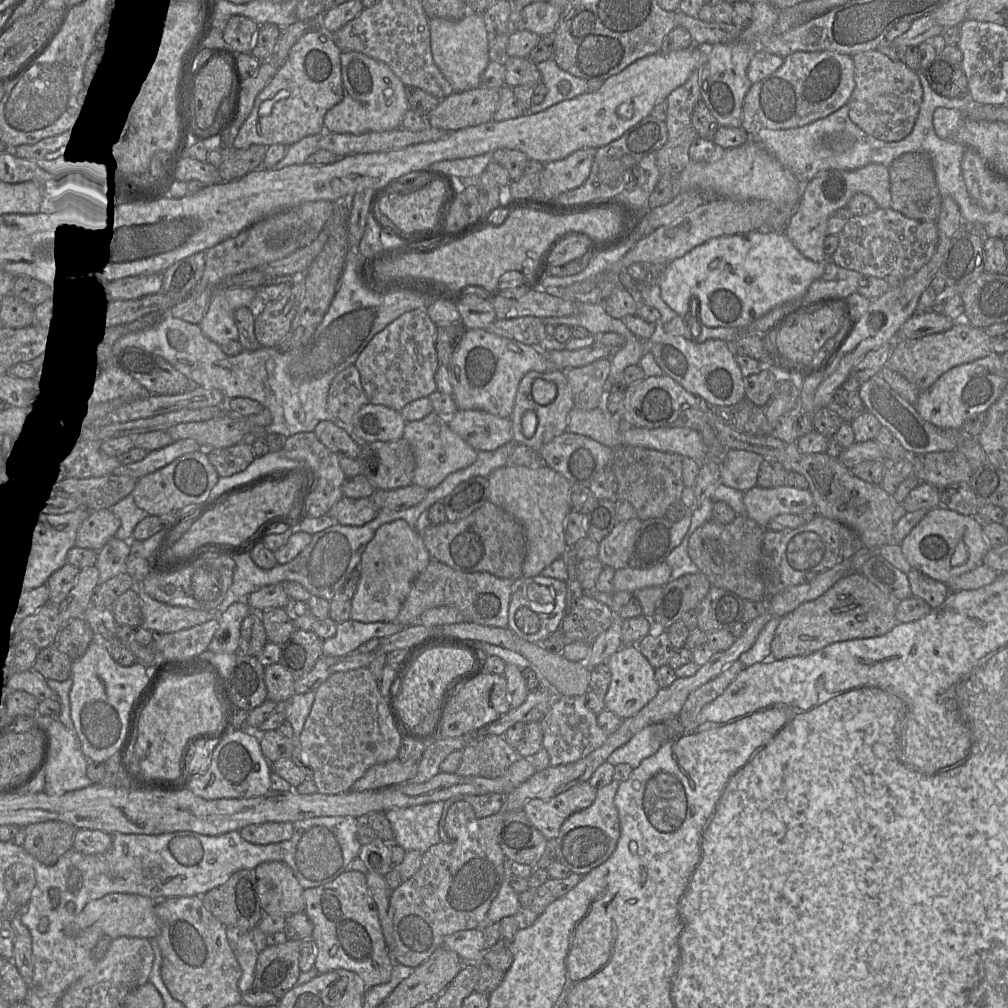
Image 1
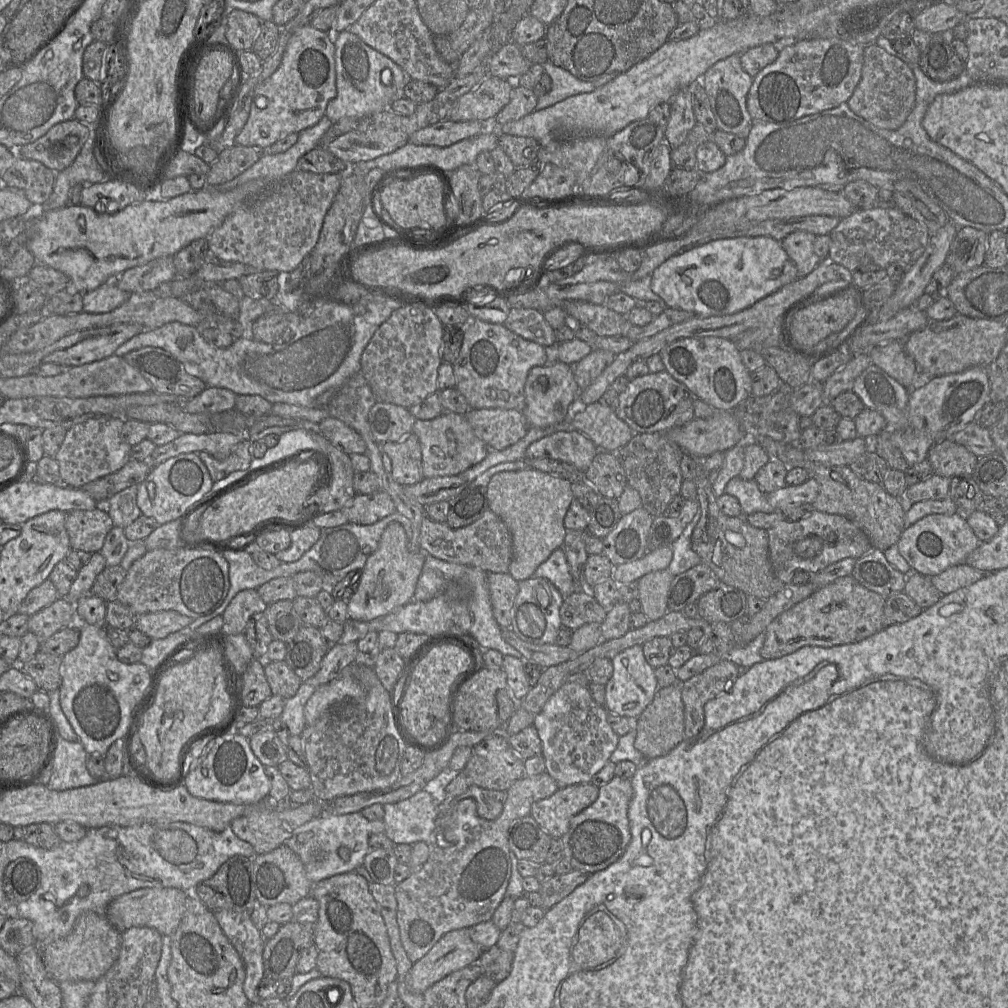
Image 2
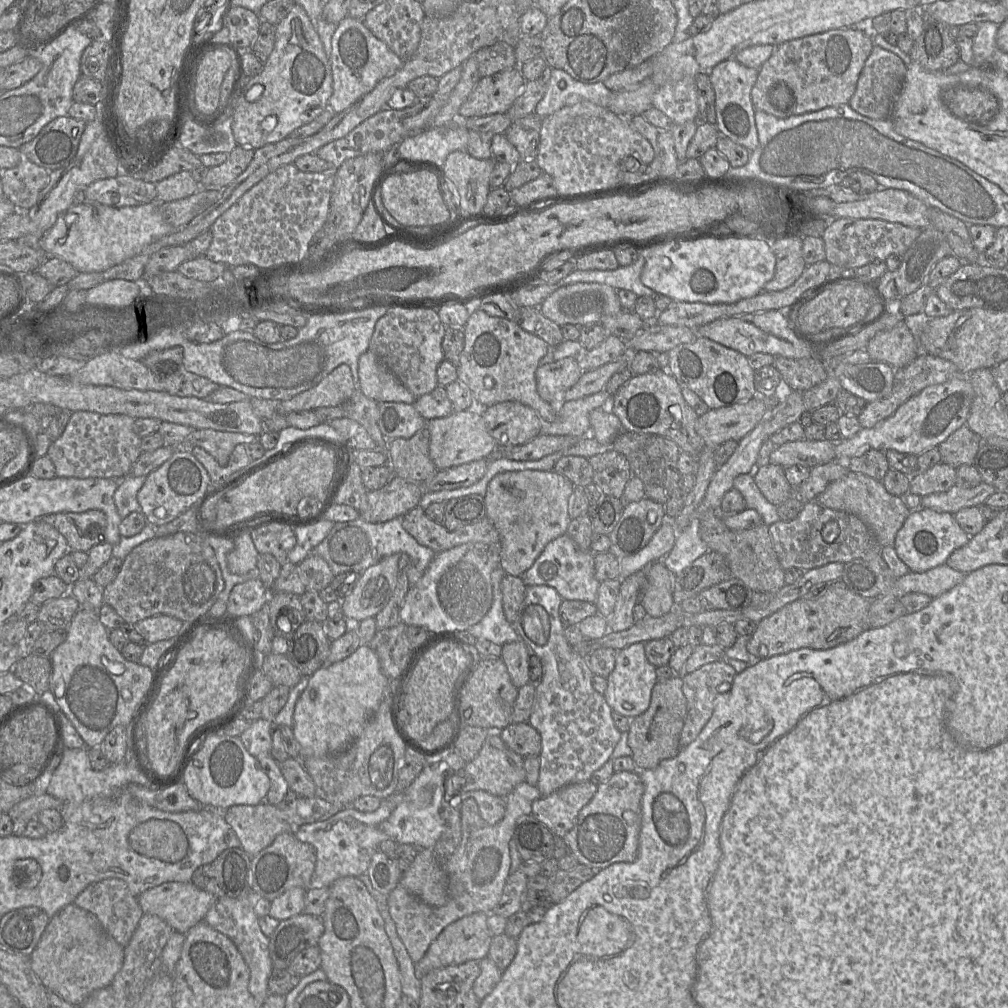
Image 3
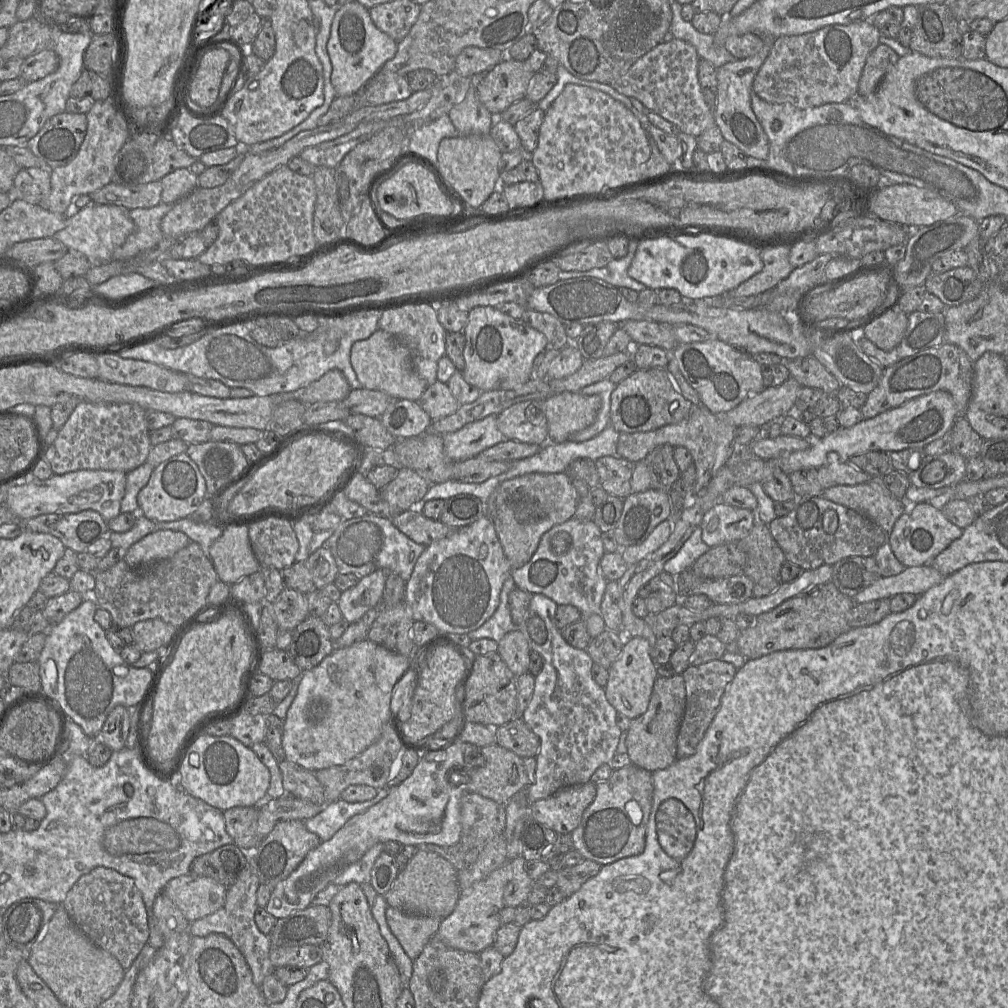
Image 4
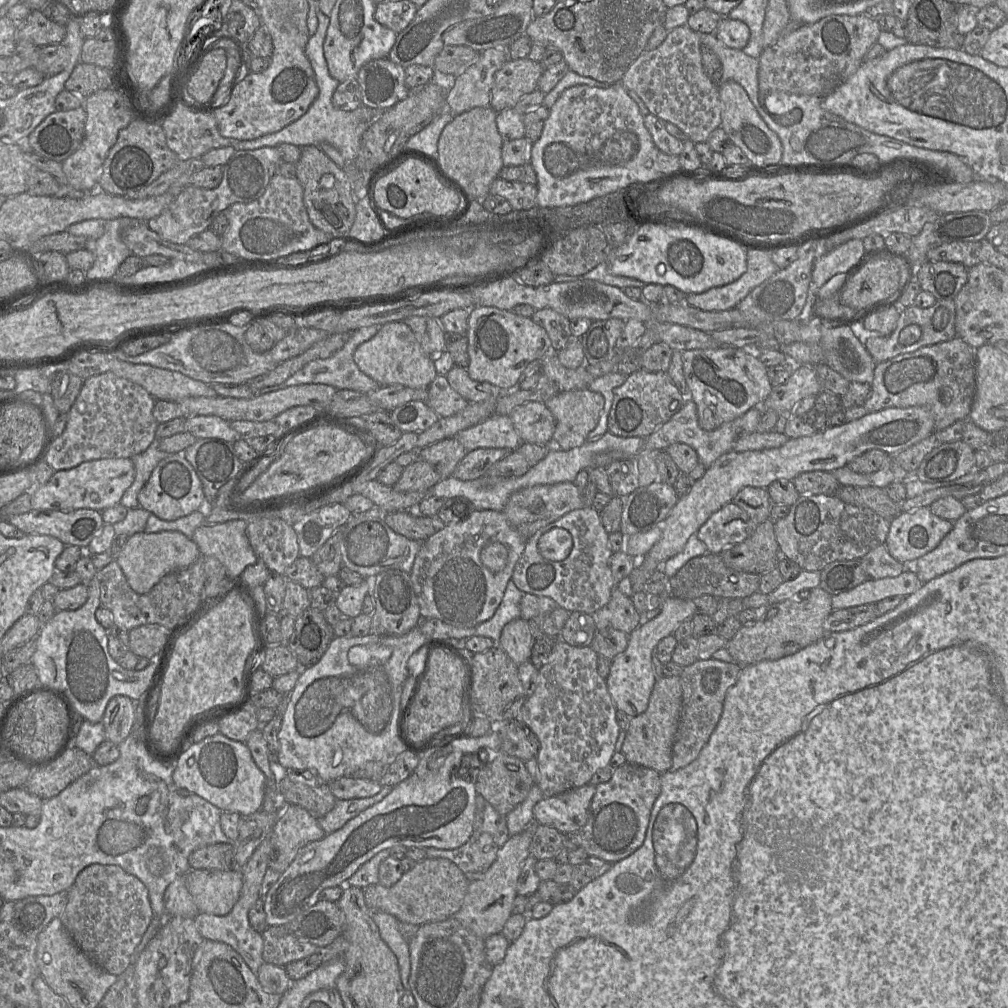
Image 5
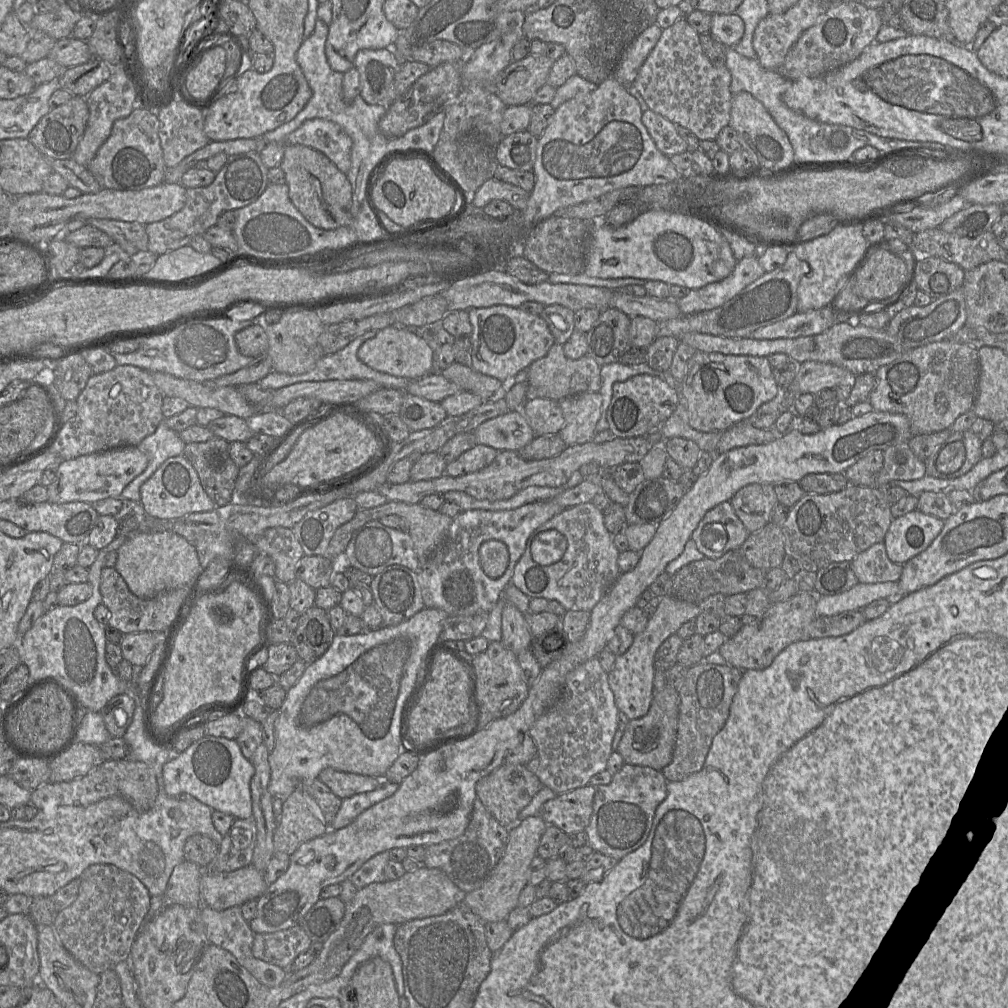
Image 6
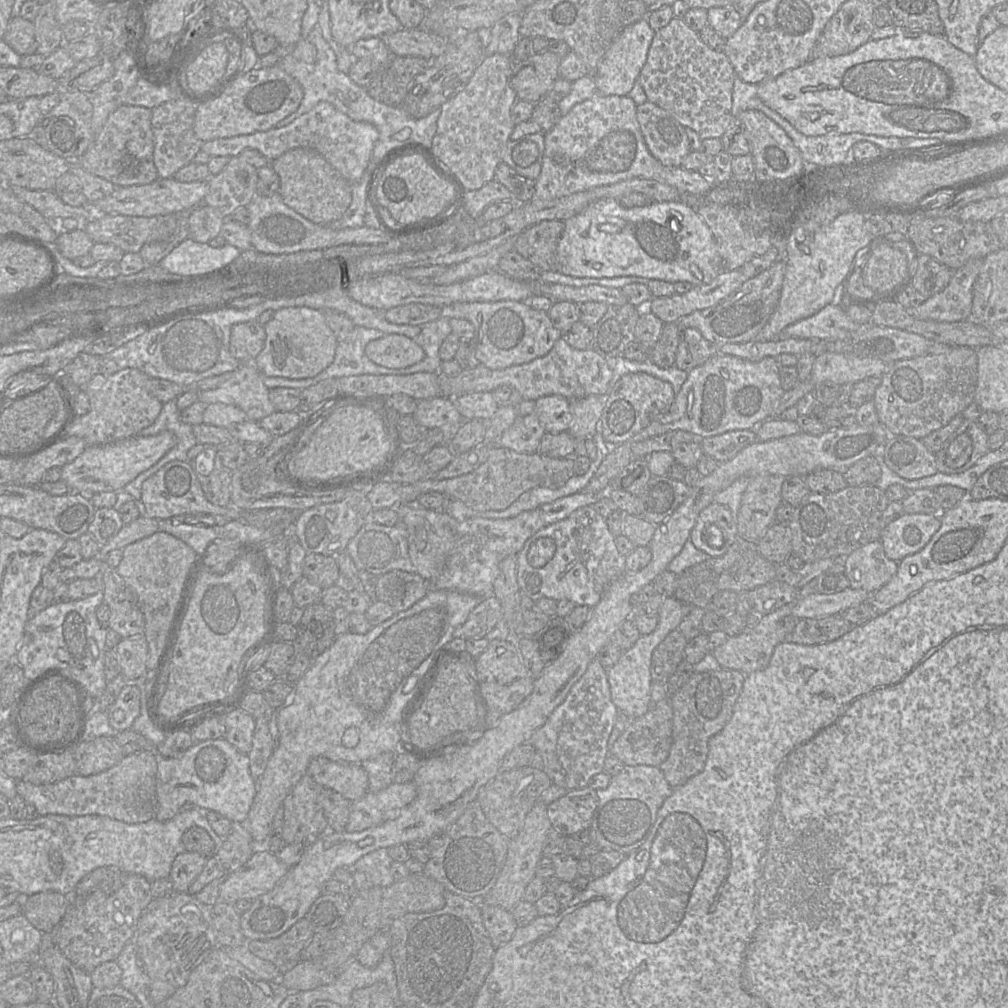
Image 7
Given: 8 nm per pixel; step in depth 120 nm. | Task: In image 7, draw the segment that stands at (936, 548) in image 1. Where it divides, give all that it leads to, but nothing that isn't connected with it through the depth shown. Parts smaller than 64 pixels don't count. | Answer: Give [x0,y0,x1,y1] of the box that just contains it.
[880,514,941,563]

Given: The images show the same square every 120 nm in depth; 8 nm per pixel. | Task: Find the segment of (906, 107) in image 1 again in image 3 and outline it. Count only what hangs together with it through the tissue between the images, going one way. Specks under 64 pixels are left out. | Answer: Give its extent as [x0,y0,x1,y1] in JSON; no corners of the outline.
[848,45,907,120]

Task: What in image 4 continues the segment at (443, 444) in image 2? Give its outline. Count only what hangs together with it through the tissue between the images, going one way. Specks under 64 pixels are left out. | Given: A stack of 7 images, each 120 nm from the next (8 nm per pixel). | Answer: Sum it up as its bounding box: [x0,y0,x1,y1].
[442,416,507,462]

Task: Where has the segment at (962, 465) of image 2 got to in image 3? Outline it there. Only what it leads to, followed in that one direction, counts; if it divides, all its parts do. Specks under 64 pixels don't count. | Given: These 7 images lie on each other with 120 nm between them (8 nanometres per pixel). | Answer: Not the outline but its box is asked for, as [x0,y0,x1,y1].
[938,424,981,469]

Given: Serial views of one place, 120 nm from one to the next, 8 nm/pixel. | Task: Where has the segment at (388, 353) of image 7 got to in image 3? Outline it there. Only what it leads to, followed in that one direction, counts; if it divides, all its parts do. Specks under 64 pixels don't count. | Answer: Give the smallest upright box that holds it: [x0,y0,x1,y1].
[358,351,415,404]

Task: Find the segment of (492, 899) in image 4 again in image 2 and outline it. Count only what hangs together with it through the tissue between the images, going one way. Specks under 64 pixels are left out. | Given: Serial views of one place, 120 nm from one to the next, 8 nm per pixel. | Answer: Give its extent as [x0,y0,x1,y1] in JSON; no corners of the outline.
[405,928,482,994]

